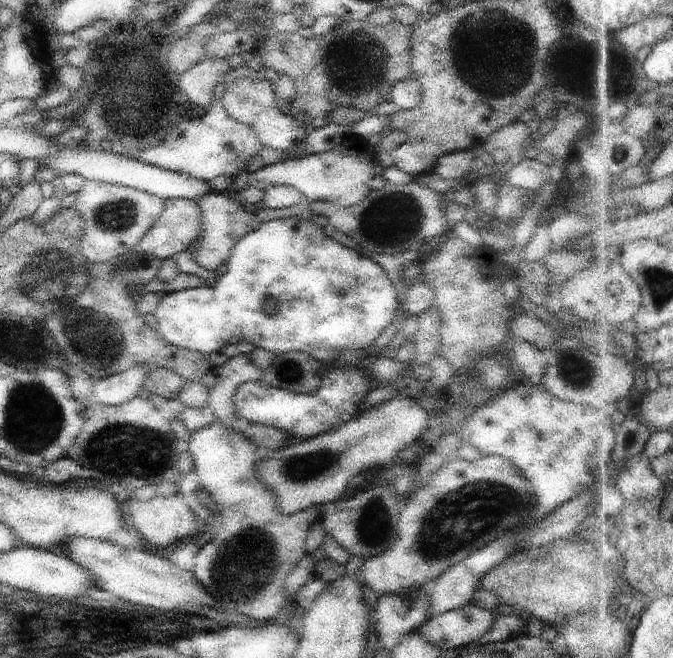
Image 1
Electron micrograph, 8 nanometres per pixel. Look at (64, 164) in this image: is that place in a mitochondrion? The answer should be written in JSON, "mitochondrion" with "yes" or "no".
{"mitochondrion":"no"}

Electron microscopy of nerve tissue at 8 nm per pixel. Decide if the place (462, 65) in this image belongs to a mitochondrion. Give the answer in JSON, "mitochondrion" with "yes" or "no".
{"mitochondrion":"yes"}

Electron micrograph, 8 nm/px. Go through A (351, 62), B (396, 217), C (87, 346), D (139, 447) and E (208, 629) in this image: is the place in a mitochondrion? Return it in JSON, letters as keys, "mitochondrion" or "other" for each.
{"A":"mitochondrion","B":"mitochondrion","C":"other","D":"mitochondrion","E":"other"}

